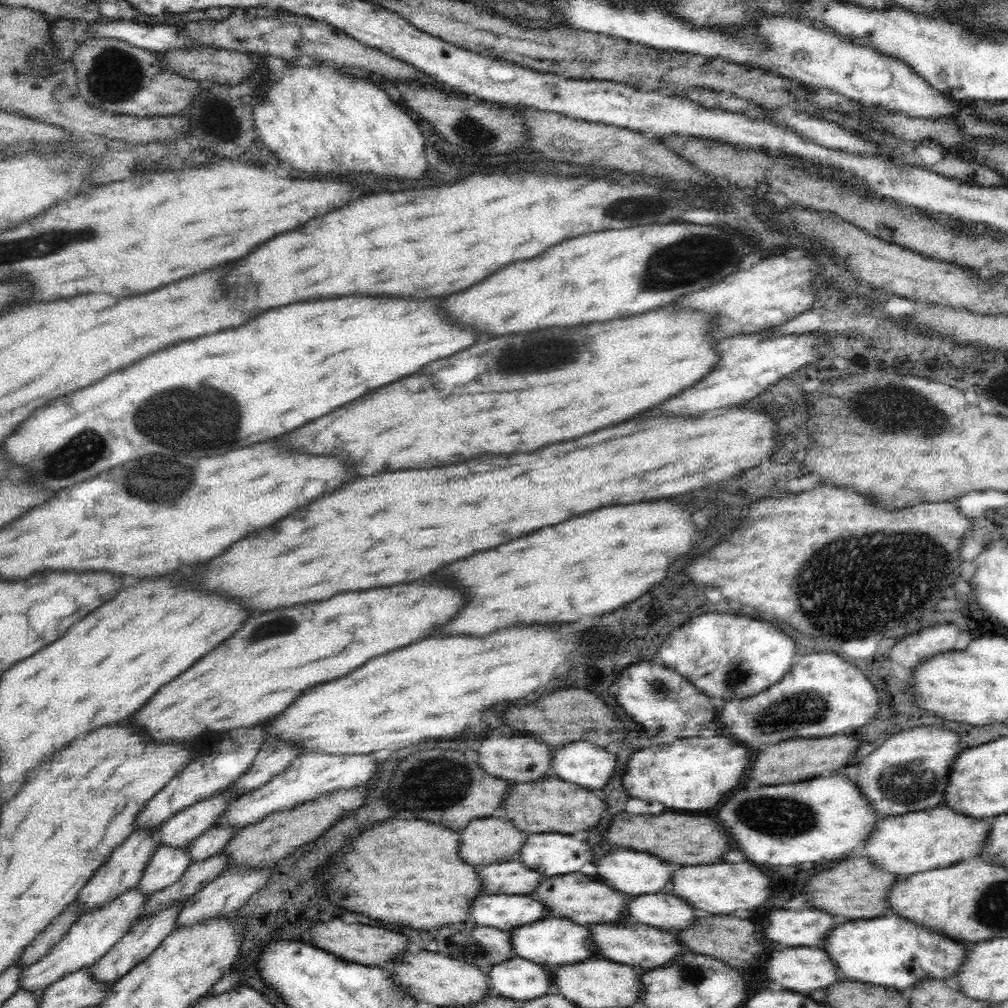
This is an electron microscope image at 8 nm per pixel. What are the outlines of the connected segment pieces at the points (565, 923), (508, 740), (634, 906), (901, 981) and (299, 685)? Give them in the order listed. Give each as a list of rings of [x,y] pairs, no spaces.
[[[548,917],[514,927],[509,930],[509,939],[514,956],[534,962],[546,971],[582,959],[595,958],[587,928],[562,918]]]
[[[510,734],[507,736],[490,736],[476,750],[477,764],[489,776],[504,779],[510,784],[534,782],[534,779],[546,778],[551,775],[551,750],[545,744],[526,734]]]
[[[668,892],[643,894],[629,897],[625,902],[624,915],[628,919],[653,926],[664,931],[687,927],[692,921],[694,911],[690,905]]]
[[[887,913],[882,917],[847,921],[834,926],[822,940],[822,950],[848,980],[907,993],[924,980],[949,980],[954,966],[962,962],[964,948],[962,944],[956,944],[954,940],[948,940],[929,928]]]
[[[400,584],[388,590],[340,594],[328,602],[274,610],[250,618],[232,636],[214,646],[210,654],[204,654],[198,662],[194,662],[190,670],[184,670],[178,678],[158,688],[148,702],[128,718],[128,724],[156,744],[174,746],[190,744],[200,734],[260,725],[282,713],[305,688],[340,678],[370,658],[424,638],[434,626],[446,622],[446,618],[450,618],[458,606],[462,606],[462,598],[454,590],[440,586]]]

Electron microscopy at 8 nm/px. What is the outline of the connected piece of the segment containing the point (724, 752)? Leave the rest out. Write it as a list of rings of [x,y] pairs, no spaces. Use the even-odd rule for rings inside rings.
[[[678,738],[670,744],[632,752],[626,760],[620,786],[624,794],[646,804],[660,802],[674,810],[706,810],[714,808],[722,800],[722,794],[742,780],[748,762],[748,752],[728,738]]]

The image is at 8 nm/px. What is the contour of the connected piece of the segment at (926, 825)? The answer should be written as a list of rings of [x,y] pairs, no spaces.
[[[941,806],[883,818],[874,823],[866,838],[866,856],[876,868],[898,878],[970,860],[978,854],[978,846],[986,836],[986,826],[992,822],[964,818]]]

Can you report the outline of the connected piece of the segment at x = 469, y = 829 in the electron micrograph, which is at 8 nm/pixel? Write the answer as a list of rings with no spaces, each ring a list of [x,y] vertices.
[[[500,815],[474,818],[458,833],[458,856],[466,864],[481,866],[517,859],[517,852],[526,837],[506,818]]]

